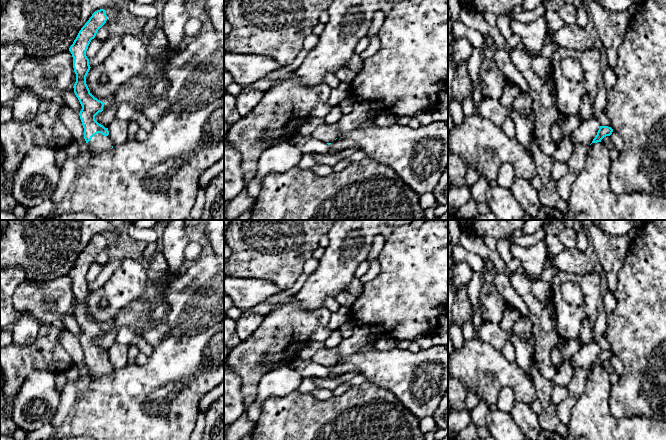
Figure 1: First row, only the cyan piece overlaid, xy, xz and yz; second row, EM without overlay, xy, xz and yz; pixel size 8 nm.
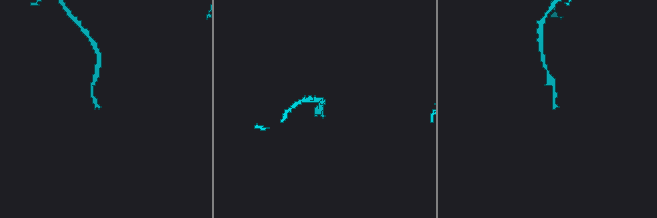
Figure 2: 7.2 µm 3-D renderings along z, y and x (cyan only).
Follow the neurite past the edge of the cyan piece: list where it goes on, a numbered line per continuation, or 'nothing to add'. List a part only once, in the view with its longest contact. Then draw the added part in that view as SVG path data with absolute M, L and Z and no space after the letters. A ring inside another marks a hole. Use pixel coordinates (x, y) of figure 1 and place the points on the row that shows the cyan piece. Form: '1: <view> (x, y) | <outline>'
1: xy (99, 143) | M97 133L87 143L91 157L99 155L101 152L110 150L114 144L110 136L104 136L101 133Z

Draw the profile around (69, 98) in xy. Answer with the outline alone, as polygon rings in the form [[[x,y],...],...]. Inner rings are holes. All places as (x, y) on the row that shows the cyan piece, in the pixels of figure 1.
[[[66,91],[64,94],[61,95],[61,99],[64,105],[68,106],[73,111],[80,113],[82,106],[73,91]]]

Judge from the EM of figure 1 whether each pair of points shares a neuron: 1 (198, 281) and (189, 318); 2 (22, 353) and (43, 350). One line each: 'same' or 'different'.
1: same
2: same

